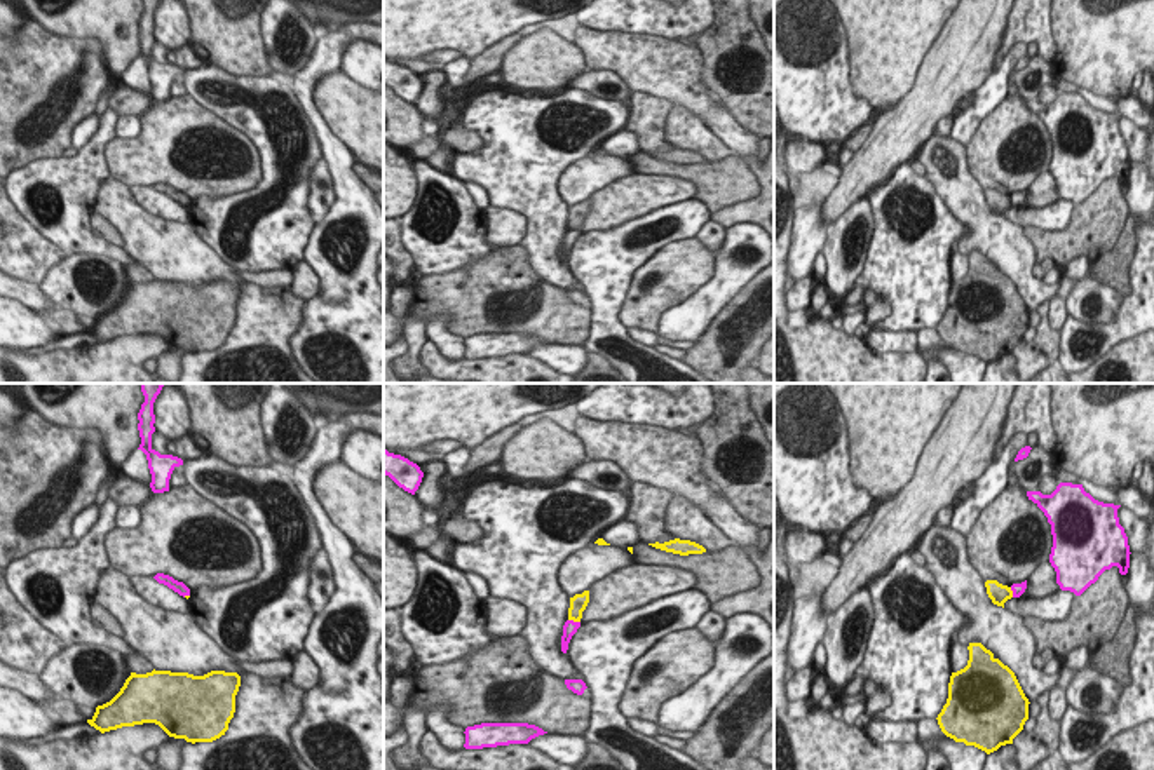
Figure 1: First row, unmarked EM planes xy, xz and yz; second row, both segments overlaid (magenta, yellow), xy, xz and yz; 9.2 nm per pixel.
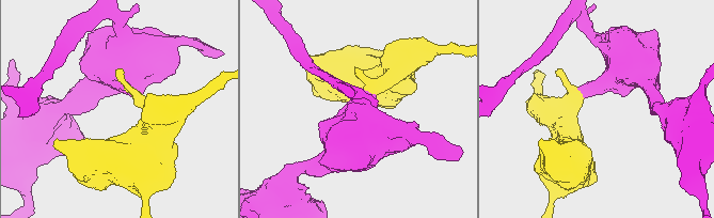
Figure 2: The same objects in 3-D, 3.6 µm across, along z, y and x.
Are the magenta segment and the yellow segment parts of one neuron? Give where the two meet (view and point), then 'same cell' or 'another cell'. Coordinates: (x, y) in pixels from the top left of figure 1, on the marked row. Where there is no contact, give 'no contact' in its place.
contact xz (572, 621); another cell

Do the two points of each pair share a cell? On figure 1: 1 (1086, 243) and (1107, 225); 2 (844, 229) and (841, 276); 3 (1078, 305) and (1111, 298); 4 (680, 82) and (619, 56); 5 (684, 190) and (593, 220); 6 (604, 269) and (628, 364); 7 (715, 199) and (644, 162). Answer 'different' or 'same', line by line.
1: same
2: same
3: same
4: same
5: same
6: same
7: same

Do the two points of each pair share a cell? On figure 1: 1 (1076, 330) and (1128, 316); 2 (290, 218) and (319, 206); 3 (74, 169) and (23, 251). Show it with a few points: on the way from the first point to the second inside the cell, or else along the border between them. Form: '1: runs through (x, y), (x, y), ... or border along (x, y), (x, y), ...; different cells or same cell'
1: runs through (1088, 330), (1116, 328); same cell
2: border along (311, 169), (309, 211), (314, 223); different cells
3: border along (18, 209), (51, 243), (68, 253); different cells

